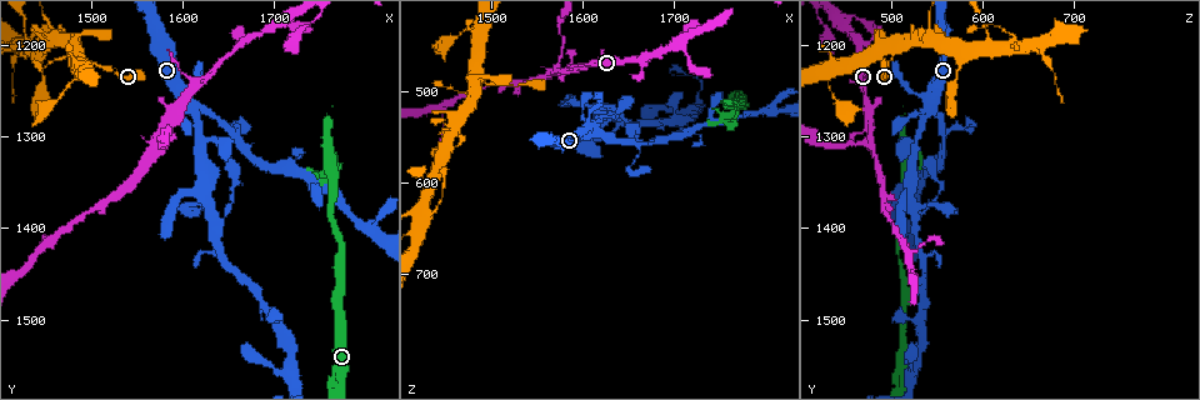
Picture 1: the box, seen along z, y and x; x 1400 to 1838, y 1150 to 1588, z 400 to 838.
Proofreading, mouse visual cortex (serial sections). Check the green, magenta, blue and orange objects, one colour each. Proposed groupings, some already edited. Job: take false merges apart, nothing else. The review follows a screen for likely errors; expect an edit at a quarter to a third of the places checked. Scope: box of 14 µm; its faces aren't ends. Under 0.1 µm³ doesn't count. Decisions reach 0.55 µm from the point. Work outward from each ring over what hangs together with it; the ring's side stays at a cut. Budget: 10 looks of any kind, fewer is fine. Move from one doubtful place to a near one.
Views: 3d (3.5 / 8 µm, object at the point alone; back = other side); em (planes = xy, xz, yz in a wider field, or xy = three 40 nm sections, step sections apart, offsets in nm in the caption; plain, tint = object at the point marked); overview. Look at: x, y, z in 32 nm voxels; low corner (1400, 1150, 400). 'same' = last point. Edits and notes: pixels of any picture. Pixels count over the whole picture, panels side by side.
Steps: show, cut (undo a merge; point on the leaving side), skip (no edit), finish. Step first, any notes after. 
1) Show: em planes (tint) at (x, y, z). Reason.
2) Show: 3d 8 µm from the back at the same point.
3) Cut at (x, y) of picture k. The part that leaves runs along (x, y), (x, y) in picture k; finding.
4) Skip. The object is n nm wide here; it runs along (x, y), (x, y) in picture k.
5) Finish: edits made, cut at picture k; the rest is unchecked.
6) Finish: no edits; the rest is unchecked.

Show: 3d 3.5 µm at (1570, 1305, 475). Two arms in line, one across.

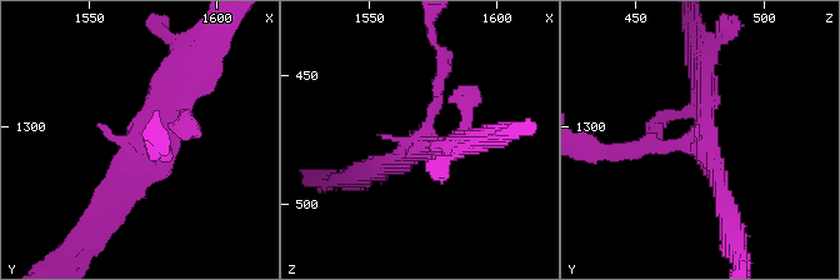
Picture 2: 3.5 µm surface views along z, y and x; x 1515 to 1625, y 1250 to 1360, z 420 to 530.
Show: em planes (tint) at (1571, 1305, 476). Shape alone is not enough.

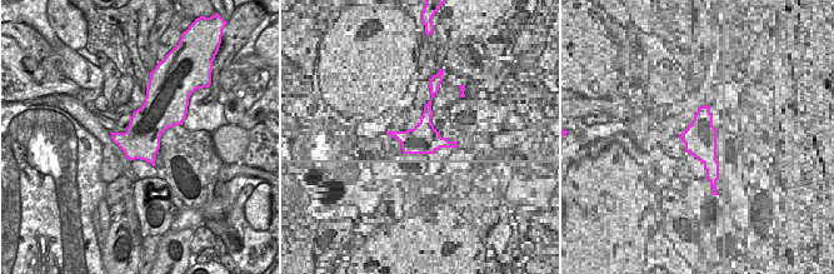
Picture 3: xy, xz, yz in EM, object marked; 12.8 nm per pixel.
Show: em xy step 5 (tint) at the same point.

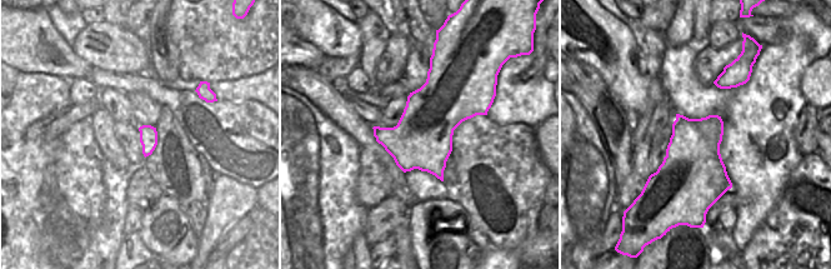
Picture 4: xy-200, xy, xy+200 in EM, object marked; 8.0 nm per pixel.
Skip. It runs along (190, 71), (101, 205) in picture 2; continuous, no second cell.

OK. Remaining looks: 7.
Show: em xy step 2 (tint) at (1765, 1345, 515). Branch point.

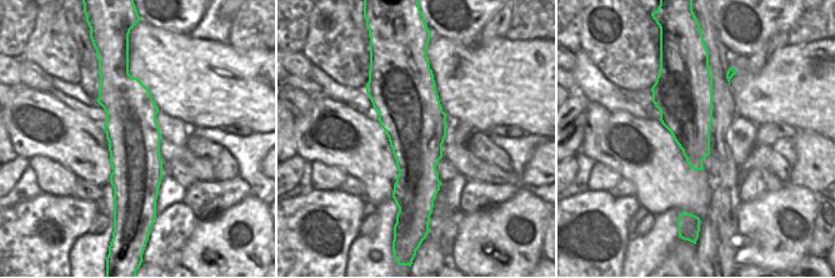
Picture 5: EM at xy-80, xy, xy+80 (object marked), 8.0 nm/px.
Show: 3d 3.5 µm at the same point.

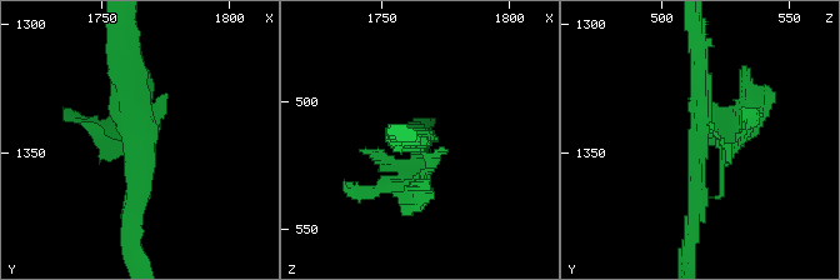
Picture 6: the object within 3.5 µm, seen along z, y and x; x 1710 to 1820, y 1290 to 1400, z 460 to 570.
Cut at (411, 191) of picture 6. The part that leaves runs along (718, 138), (733, 149), (749, 126), (740, 69) in picture 6; a second cell is stuck on.

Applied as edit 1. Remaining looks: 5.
Show: 3d 8 µm at (1615, 1270, 545). Sharp bend.

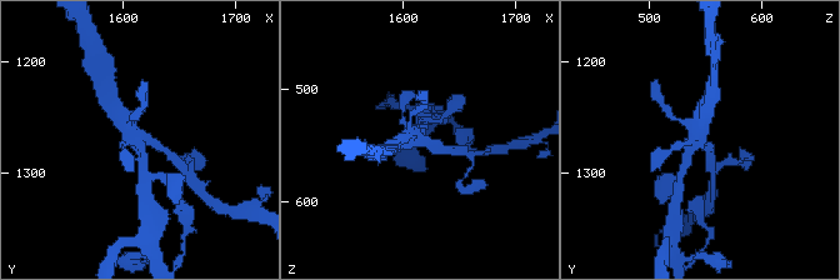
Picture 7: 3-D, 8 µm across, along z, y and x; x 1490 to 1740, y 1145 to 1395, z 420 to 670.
Show: em xy step 1 (tint) at (1610, 1268, 540). Need the tissue.

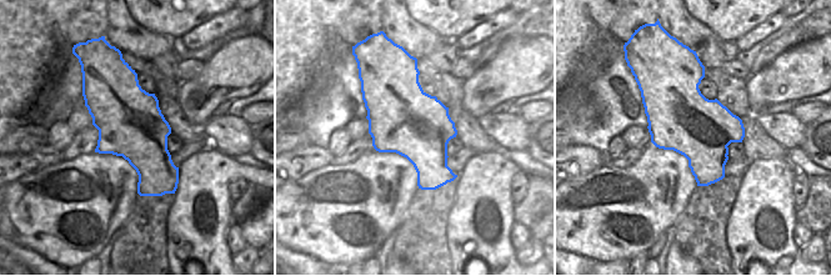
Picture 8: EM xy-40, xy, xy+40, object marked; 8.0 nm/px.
Skip. It runs along (113, 110), (140, 145), (143, 170) in picture 7; continuous, no second cell.

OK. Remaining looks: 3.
Show: 3d 3.5 µm at (1805, 1400, 520). A fork.

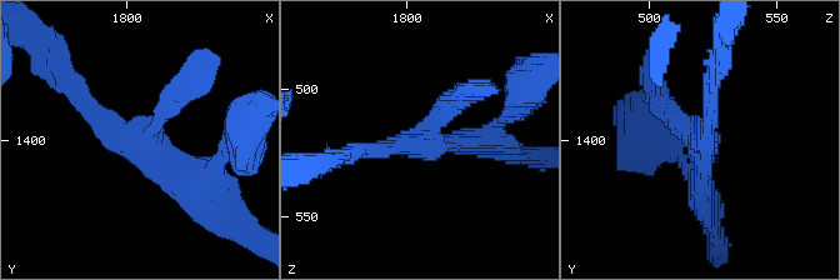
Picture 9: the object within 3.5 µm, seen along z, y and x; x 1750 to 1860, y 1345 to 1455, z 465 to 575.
Show: em planes (plain) at (1805, 1400, 521). 3 arms meet here; the arms are 200, 250, 300 nm wide.

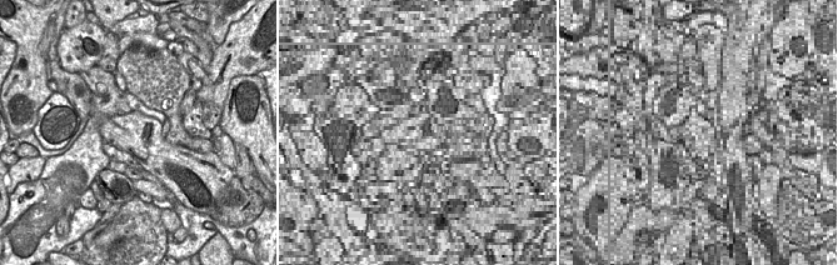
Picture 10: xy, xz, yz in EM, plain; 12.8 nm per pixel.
Show: em planes (tint) at the same point.

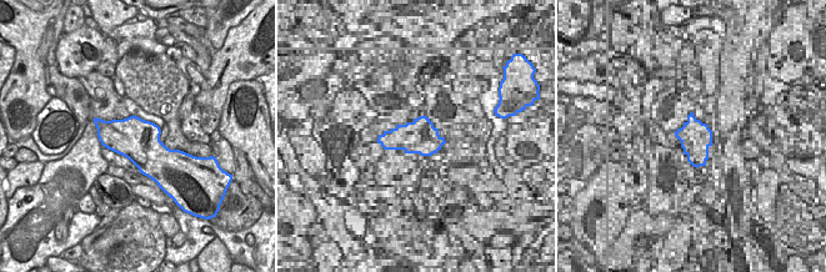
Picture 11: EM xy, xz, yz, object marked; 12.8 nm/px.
Skip. It runs along (73, 93), (199, 185), (203, 200) in picture 9; continuous, no second cell.

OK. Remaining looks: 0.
Finish: edits made, cut at picture 6; the rest is unchecked.

